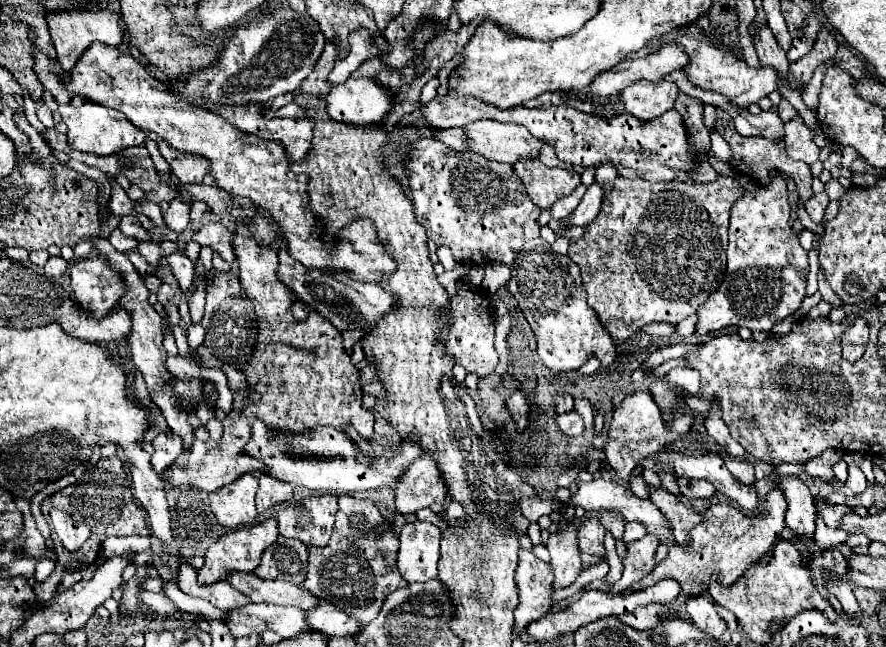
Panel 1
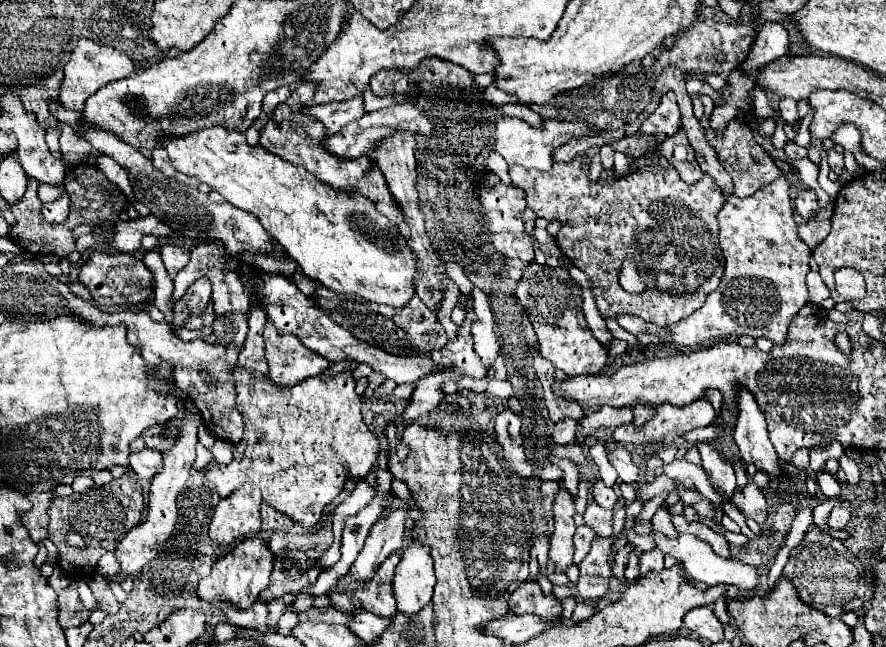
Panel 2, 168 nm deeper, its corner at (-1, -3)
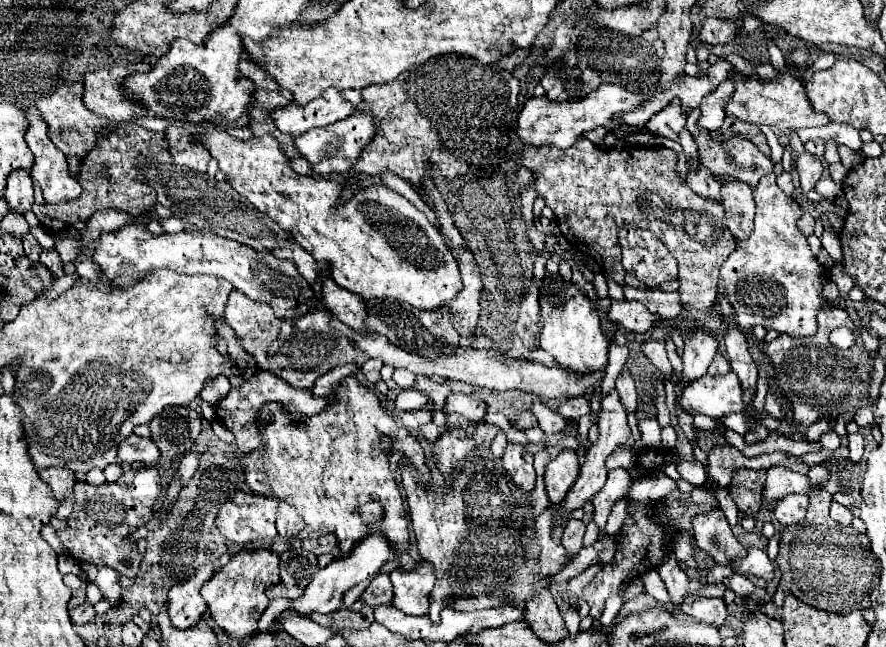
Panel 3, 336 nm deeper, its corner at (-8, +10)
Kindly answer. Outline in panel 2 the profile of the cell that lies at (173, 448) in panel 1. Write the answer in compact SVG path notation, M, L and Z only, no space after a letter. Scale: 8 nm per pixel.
M143 449L139 453L131 453L129 463L141 481L151 481L159 471L163 471L163 455L161 451L155 449Z

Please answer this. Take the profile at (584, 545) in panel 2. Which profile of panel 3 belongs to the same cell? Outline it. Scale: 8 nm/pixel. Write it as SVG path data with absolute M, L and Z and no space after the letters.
M574 518L568 520L566 528L564 528L564 536L562 536L562 542L566 546L566 550L570 554L576 554L580 548L582 548L582 536L584 536L584 522L576 520Z

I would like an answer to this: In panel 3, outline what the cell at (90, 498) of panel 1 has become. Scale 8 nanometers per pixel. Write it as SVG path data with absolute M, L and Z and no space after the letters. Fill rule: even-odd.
M144 468L144 470L130 470L124 472L116 482L106 482L102 486L90 486L88 482L78 482L74 486L74 510L68 518L68 528L58 532L58 538L62 540L68 554L78 562L88 562L96 566L110 566L118 570L120 574L134 578L142 554L136 550L136 546L124 546L126 538L138 528L148 524L154 514L154 504L158 502L162 494L162 478L156 468ZM130 556L132 566L126 568L122 564L122 558Z

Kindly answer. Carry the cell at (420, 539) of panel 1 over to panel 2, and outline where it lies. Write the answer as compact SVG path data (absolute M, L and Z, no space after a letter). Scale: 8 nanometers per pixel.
M411 539L393 577L397 611L405 615L419 613L419 609L431 601L433 585L435 571L431 563L431 547L423 547L423 543Z

